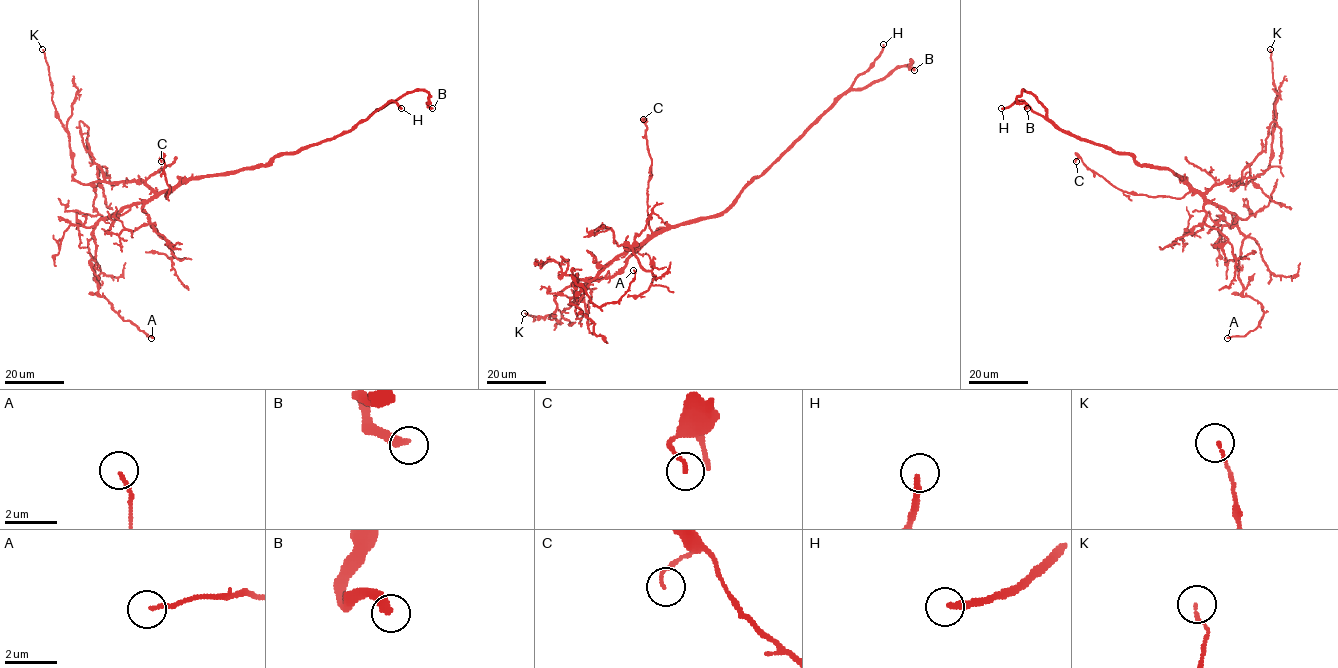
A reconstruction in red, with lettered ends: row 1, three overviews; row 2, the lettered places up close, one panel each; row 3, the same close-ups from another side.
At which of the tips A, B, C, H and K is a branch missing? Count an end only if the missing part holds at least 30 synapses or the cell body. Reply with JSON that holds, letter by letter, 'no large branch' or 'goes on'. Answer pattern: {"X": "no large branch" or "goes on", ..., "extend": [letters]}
{"A": "no large branch", "B": "goes on", "C": "no large branch", "H": "goes on", "K": "no large branch", "extend": ["B", "H"]}

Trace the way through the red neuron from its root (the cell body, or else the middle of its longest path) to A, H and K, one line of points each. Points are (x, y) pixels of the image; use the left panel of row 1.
A: (210, 175), (185, 179), (149, 200), (123, 206), (102, 217), (92, 233), (98, 294), (123, 320), (151, 338)
H: (210, 175), (266, 166), (277, 156), (294, 154), (332, 139), (352, 130), (389, 101), (394, 101), (401, 108)
K: (210, 175), (185, 179), (158, 192), (141, 181), (78, 183), (73, 177), (69, 133), (52, 100), (42, 49)

